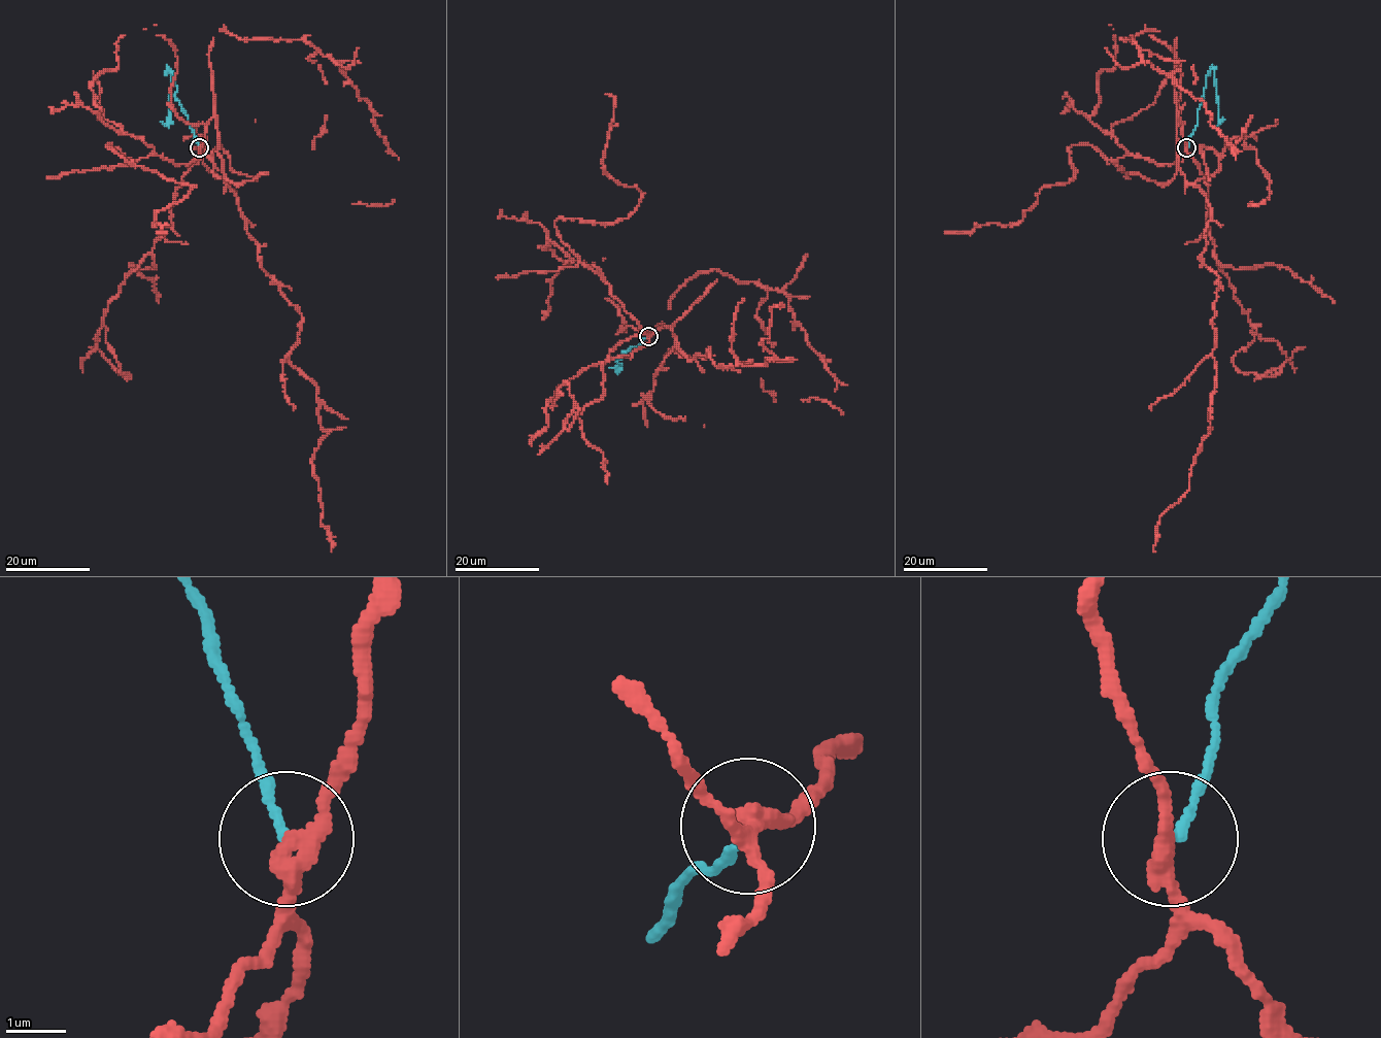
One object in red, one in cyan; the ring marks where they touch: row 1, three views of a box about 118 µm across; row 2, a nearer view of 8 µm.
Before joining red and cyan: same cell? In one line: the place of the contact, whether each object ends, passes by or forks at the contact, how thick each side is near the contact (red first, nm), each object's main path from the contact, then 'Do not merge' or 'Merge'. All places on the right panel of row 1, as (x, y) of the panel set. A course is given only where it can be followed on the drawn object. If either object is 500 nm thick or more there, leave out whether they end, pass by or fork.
Place: (1186, 147). At the ring red passes by. At the ring cyan ends. Thickness 320 nm (red) against 130 nm. Course of red: (1186, 147), (1178, 115), (1178, 168), (1210, 208), (1215, 392), (1154, 551). Course of cyan: (1187, 147), (1198, 123), (1197, 110), (1206, 74), (1210, 71), (1215, 73), (1219, 121). Do not merge

